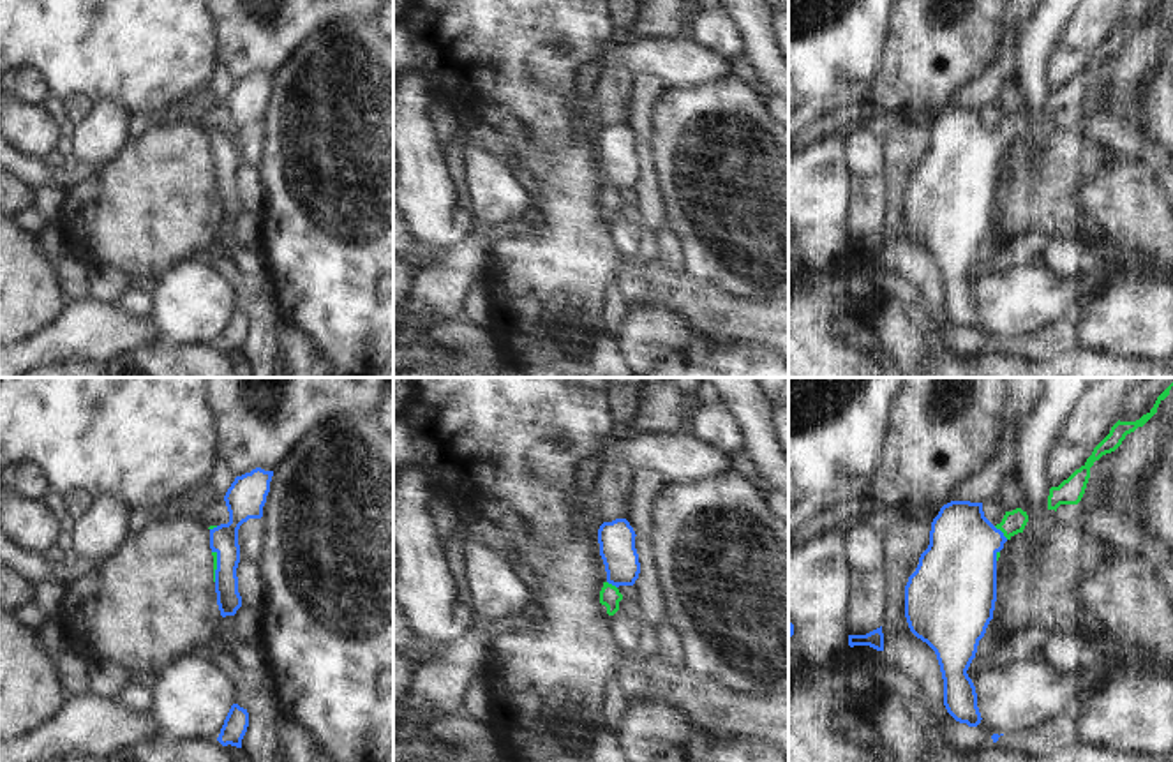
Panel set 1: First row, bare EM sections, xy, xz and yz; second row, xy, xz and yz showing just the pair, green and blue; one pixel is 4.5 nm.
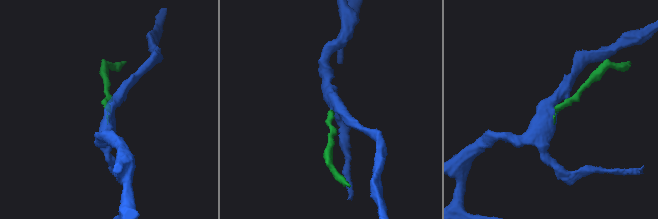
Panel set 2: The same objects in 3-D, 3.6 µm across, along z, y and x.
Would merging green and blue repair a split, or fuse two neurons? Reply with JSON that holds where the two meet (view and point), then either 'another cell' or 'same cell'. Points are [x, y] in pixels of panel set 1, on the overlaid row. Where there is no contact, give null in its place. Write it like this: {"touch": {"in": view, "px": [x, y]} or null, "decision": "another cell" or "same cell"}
{"touch": {"in": "yz", "px": [1001, 530]}, "decision": "same cell"}

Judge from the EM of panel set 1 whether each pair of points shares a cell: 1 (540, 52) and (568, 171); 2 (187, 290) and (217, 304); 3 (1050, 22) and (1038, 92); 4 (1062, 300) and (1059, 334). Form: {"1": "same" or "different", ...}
{"1": "different", "2": "same", "3": "same", "4": "different"}

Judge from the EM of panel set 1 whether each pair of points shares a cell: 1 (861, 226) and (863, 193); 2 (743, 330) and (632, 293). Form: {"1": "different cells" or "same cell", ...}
{"1": "same cell", "2": "same cell"}

